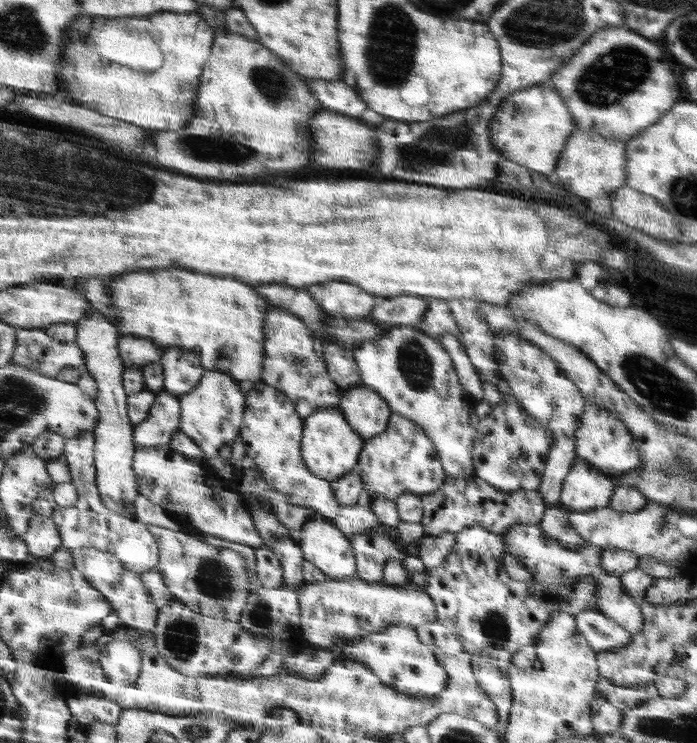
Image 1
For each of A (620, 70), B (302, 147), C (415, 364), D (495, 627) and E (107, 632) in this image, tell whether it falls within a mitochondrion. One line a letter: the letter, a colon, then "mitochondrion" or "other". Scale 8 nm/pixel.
A: mitochondrion
B: other
C: mitochondrion
D: mitochondrion
E: other

